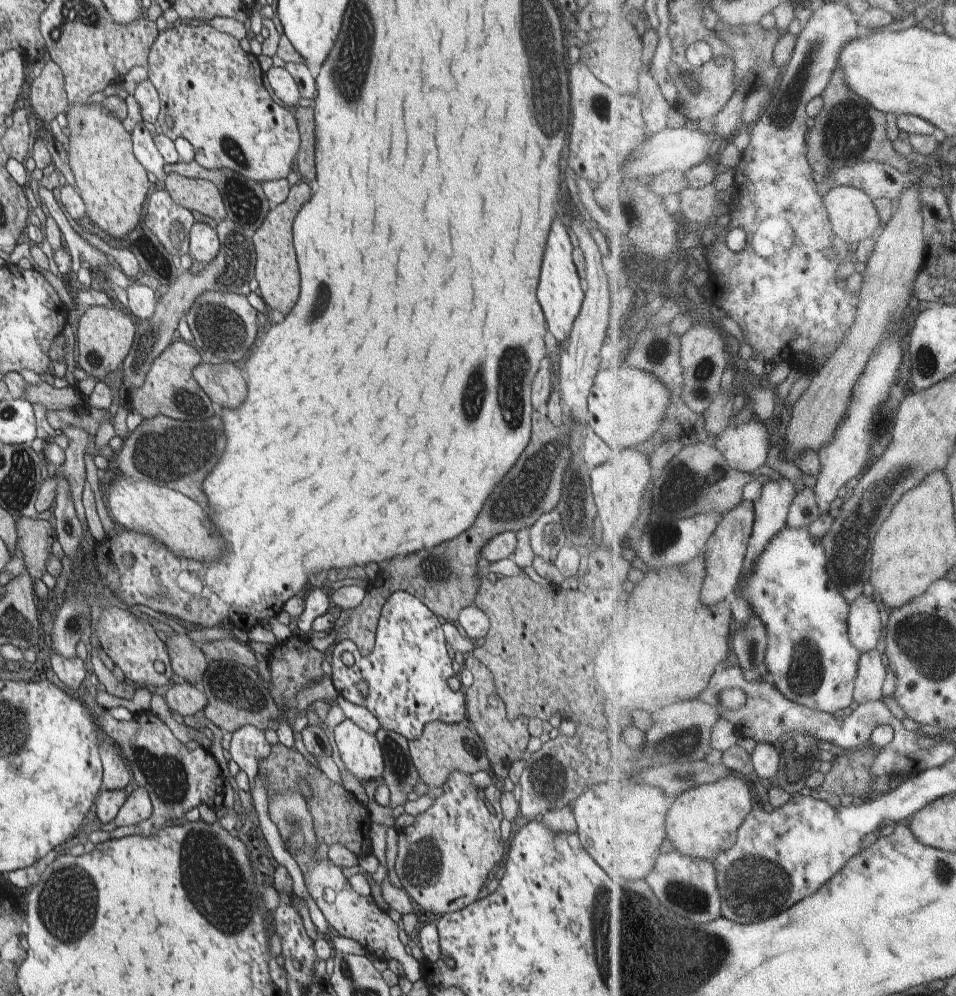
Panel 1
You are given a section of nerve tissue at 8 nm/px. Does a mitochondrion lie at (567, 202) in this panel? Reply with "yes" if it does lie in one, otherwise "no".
no

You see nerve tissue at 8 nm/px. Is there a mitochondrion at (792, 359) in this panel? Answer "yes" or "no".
no

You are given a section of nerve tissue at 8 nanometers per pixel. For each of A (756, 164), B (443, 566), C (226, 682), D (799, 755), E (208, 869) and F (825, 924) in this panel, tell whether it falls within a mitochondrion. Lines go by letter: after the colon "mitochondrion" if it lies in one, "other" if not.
A: other
B: mitochondrion
C: mitochondrion
D: mitochondrion
E: mitochondrion
F: other

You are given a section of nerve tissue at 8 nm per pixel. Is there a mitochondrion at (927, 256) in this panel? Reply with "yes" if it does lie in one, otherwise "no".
no

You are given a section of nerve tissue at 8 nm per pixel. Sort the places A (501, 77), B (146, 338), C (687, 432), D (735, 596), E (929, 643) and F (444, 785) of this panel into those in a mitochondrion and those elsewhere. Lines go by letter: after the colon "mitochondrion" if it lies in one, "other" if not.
A: other
B: mitochondrion
C: other
D: other
E: mitochondrion
F: other

